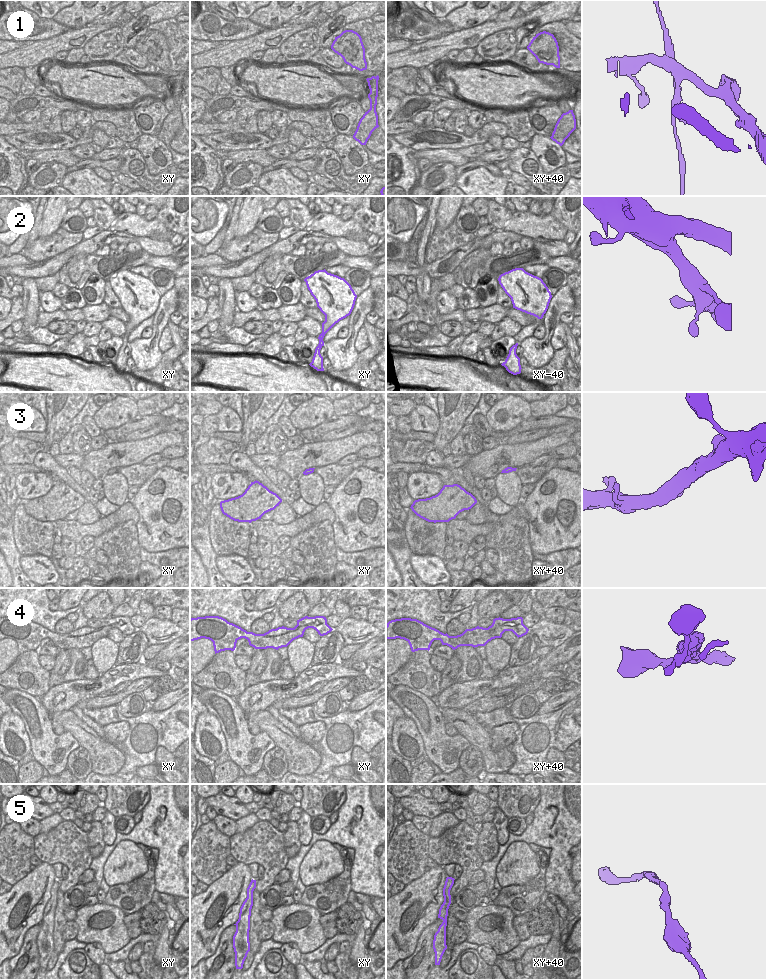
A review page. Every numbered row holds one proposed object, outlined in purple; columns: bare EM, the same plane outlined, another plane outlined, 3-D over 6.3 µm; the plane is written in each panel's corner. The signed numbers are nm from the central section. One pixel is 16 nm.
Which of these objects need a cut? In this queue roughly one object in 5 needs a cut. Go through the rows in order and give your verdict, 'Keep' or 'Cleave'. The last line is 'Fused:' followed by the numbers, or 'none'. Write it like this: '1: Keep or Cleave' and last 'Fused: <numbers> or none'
1: Cleave
2: Keep
3: Keep
4: Keep
5: Keep
Fused: 1

